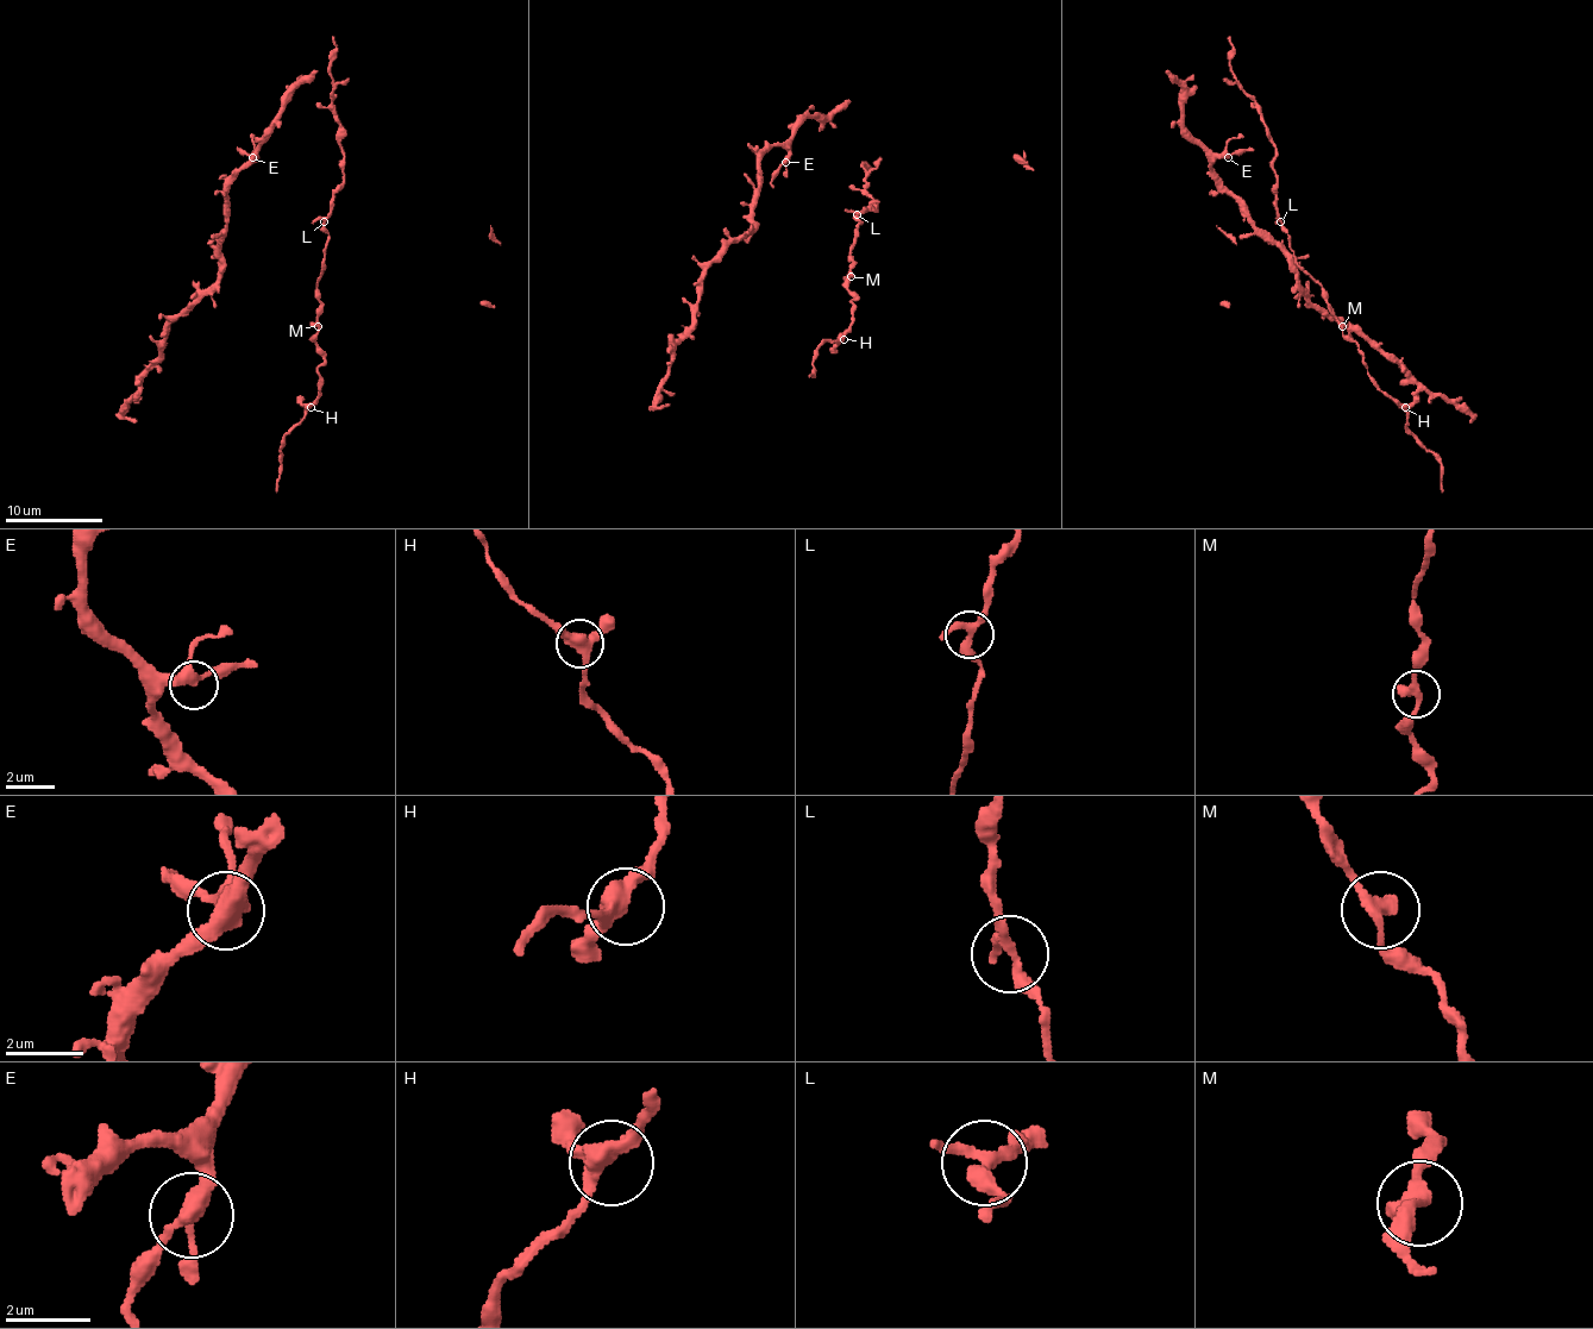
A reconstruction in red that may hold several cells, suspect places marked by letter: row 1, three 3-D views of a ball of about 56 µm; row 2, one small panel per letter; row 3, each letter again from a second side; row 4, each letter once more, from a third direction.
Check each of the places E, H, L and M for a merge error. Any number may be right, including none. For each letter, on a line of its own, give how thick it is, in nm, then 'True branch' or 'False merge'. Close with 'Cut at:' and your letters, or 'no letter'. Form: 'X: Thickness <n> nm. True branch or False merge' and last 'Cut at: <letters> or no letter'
E: Thickness 300 nm. True branch
H: Thickness 360 nm. True branch
L: Thickness 280 nm. True branch
M: Thickness 340 nm. True branch
Cut at: no letter

